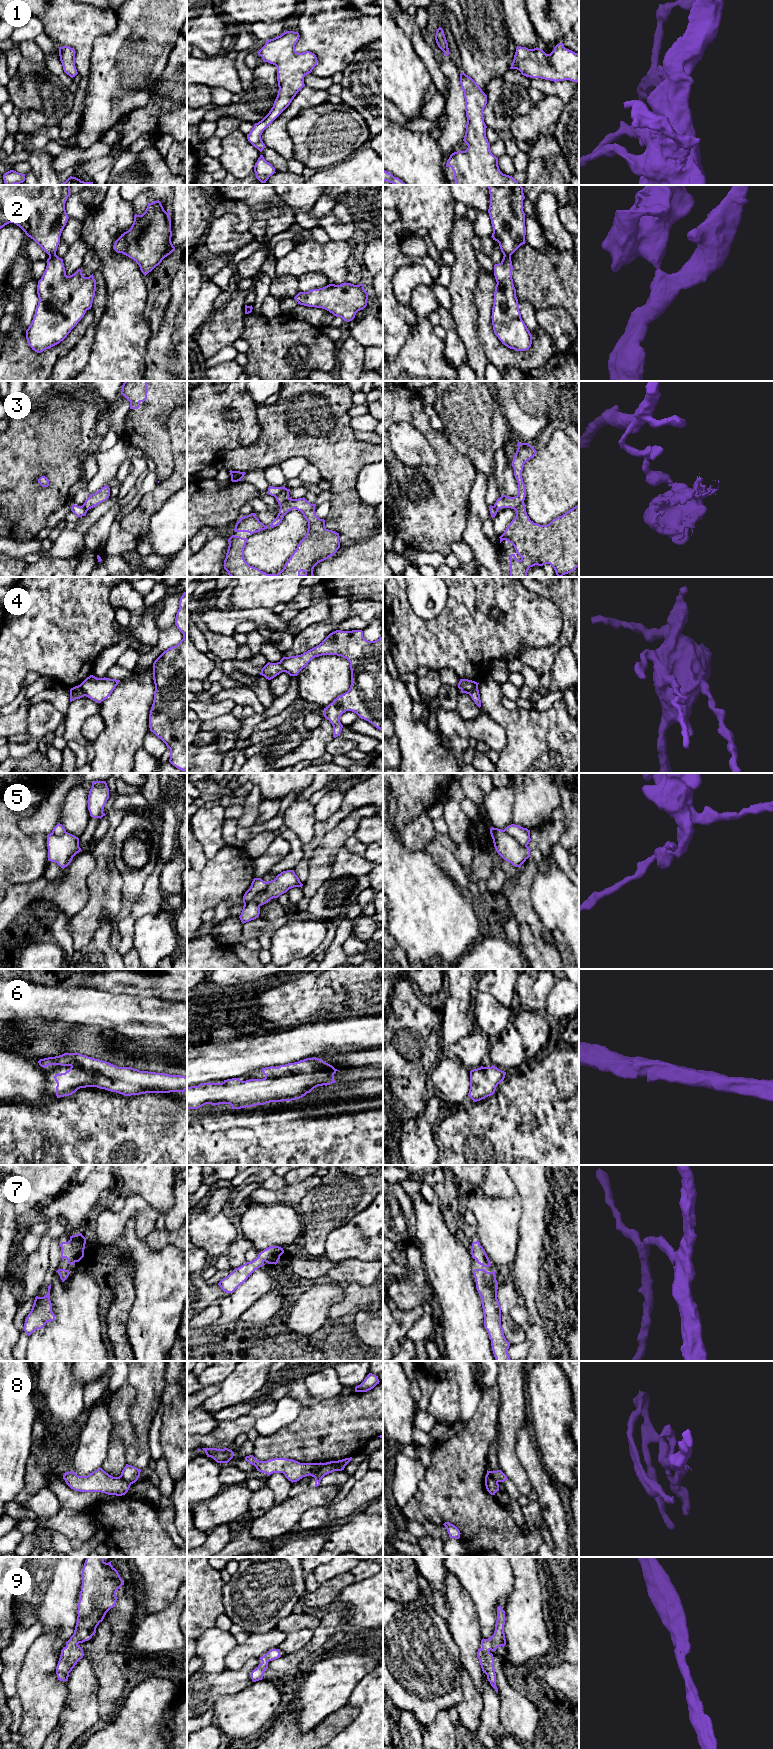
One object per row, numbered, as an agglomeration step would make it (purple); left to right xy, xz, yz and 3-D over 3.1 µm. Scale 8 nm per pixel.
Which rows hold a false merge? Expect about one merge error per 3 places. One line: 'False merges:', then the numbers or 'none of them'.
False merges: 2, 3, 4, 5, 8

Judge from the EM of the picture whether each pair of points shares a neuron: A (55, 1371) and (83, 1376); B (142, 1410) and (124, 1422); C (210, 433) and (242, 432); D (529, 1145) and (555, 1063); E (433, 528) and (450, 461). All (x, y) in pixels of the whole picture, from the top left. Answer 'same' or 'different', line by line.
A: different
B: different
C: same
D: same
E: same

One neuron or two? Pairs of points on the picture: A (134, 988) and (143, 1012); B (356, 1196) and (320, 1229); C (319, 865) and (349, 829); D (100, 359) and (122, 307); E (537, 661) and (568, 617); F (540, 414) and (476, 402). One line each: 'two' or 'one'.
A: two
B: one
C: one
D: one
E: one
F: two

